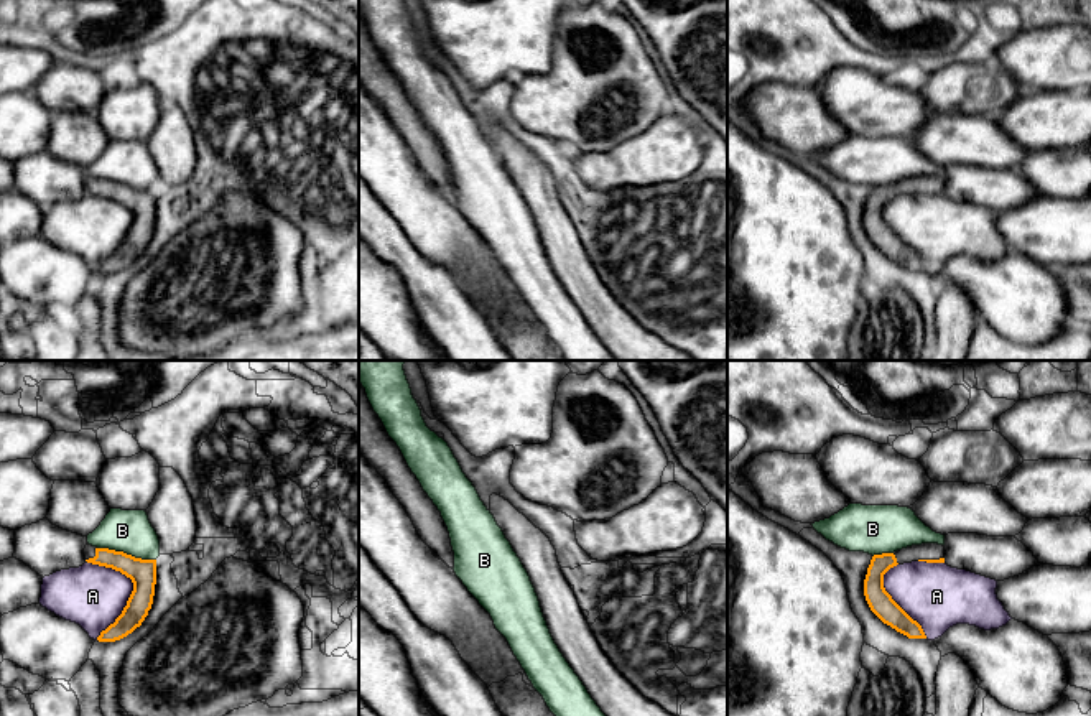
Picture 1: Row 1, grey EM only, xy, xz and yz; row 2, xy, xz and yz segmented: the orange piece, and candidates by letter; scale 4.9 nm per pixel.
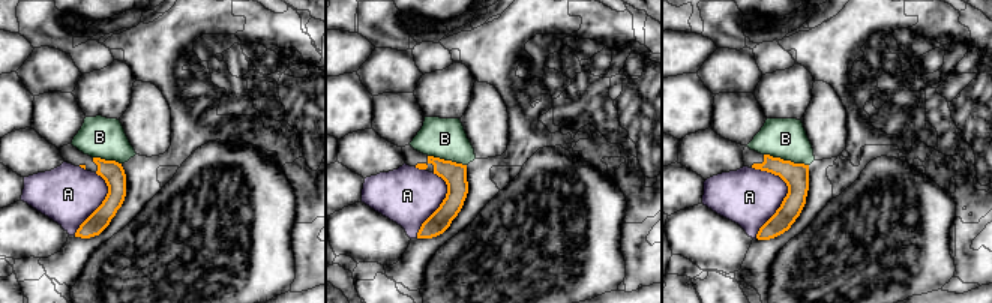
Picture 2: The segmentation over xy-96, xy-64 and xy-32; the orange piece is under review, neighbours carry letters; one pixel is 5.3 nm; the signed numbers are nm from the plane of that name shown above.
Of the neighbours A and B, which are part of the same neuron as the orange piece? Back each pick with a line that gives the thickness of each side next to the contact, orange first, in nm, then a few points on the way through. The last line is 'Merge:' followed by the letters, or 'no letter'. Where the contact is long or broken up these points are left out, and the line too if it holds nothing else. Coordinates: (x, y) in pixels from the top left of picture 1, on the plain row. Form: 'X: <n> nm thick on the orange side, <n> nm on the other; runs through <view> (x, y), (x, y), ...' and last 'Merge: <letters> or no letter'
Merge: no letter

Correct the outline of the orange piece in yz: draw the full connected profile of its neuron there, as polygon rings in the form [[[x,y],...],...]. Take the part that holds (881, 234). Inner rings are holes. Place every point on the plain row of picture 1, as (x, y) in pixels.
[[[922,174],[894,184],[874,186],[864,211],[864,227],[870,242],[884,255],[908,270],[926,270],[922,257],[913,252],[884,219],[884,206],[890,199],[912,193],[945,194],[945,178],[938,174]]]

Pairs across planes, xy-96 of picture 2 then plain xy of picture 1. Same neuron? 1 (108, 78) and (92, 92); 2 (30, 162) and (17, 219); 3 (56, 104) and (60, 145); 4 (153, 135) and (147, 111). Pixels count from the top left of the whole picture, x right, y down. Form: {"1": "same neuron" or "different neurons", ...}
{"1": "different neurons", "2": "different neurons", "3": "same neuron", "4": "different neurons"}

